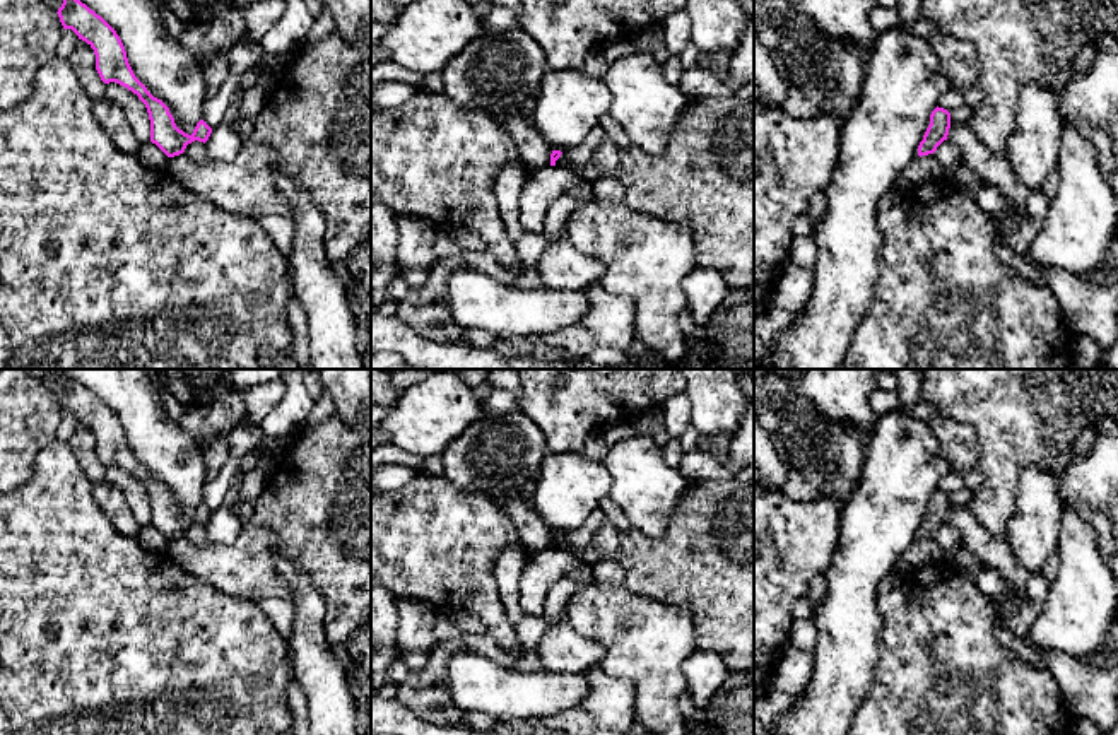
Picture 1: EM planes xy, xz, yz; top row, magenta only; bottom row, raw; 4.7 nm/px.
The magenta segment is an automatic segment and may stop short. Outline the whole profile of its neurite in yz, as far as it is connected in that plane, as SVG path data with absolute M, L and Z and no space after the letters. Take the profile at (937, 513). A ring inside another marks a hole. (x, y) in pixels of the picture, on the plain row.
M935 491L930 497L930 508L918 528L918 538L928 538L937 533L937 530L947 523L950 511L950 496L944 491Z

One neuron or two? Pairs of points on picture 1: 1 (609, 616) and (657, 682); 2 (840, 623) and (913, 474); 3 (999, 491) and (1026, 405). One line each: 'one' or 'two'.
1: one
2: one
3: one

